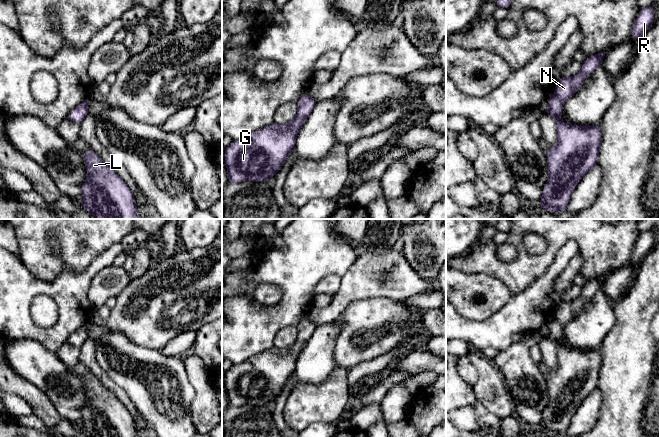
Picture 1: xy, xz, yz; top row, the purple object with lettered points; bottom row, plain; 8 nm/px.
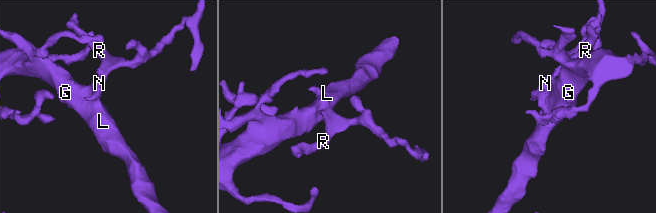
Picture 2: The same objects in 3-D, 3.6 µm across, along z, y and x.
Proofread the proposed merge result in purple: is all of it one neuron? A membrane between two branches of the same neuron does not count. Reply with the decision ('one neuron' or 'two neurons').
one neuron

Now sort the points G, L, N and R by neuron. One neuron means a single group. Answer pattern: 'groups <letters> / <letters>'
groups G L N R

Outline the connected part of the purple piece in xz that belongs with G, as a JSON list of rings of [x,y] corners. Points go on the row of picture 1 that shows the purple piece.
[[[304,94],[297,101],[297,115],[288,123],[272,124],[254,131],[247,137],[234,140],[225,148],[225,164],[228,173],[228,183],[244,181],[267,182],[279,172],[291,152],[295,151],[297,135],[307,118],[313,111],[316,101],[309,94]]]

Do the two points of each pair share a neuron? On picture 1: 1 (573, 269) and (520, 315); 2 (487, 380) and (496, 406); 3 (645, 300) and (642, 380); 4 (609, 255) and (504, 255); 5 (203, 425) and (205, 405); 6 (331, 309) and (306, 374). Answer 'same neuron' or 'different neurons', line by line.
1: different neurons
2: same neuron
3: same neuron
4: different neurons
5: same neuron
6: different neurons

